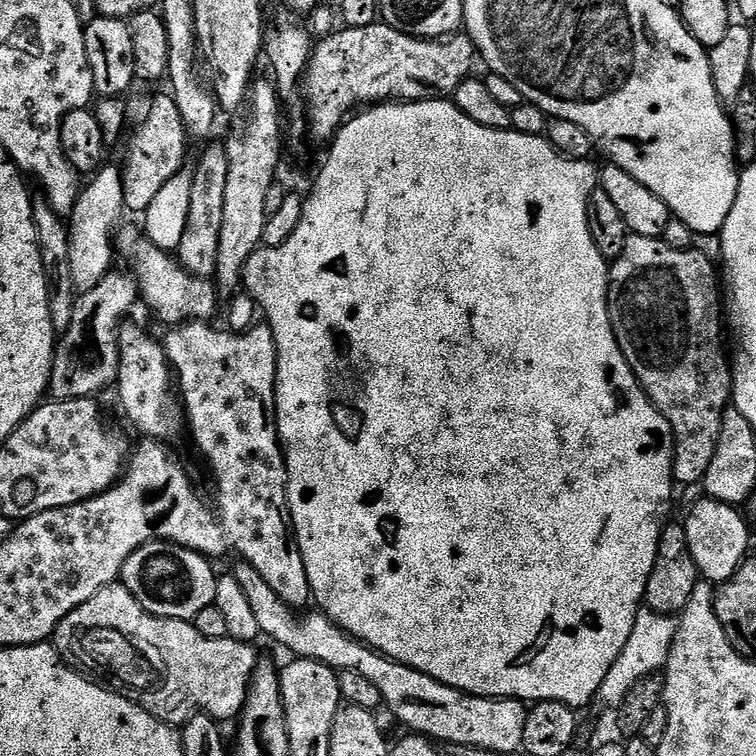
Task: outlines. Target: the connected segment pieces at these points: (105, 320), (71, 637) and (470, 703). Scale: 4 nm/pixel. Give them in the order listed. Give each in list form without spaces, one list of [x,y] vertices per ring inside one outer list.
[[[113,270],[108,273],[94,290],[83,293],[73,306],[73,320],[69,329],[63,332],[56,345],[56,356],[52,360],[52,381],[48,384],[48,392],[52,400],[87,400],[95,397],[95,392],[103,388],[111,389],[116,382],[118,362],[120,361],[120,326],[125,323],[132,303],[138,300],[138,289],[135,275]]]
[[[117,582],[106,586],[102,590],[98,590],[98,594],[94,594],[94,598],[90,598],[90,602],[86,602],[82,606],[78,606],[70,614],[66,614],[66,618],[62,618],[62,622],[56,627],[54,633],[54,647],[56,653],[59,654],[61,660],[75,672],[79,672],[101,686],[107,686],[111,691],[116,692],[120,696],[125,696],[127,700],[132,700],[138,706],[142,706],[154,718],[158,718],[164,724],[173,726],[182,726],[189,718],[197,714],[213,716],[217,722],[225,722],[224,720],[235,721],[240,713],[244,711],[244,703],[248,697],[248,687],[252,681],[252,675],[256,669],[258,653],[252,644],[243,644],[237,640],[218,638],[206,638],[202,634],[198,634],[195,623],[187,620],[167,620],[161,616],[151,616],[151,614],[140,605],[134,598],[134,594],[130,594],[130,590],[126,590],[124,585]]]
[[[243,562],[237,563],[234,575],[238,586],[242,586],[242,591],[246,594],[246,599],[250,601],[250,606],[254,609],[254,615],[258,621],[261,633],[265,637],[269,636],[272,640],[277,640],[284,648],[289,648],[293,657],[301,660],[317,660],[320,664],[325,664],[335,668],[340,672],[355,670],[358,674],[363,674],[369,682],[374,682],[378,686],[378,691],[382,693],[384,699],[383,707],[389,708],[402,723],[413,733],[427,736],[433,741],[449,744],[465,744],[471,748],[481,748],[482,750],[494,750],[497,754],[504,752],[519,753],[522,748],[522,730],[526,730],[526,718],[528,708],[519,700],[509,700],[507,698],[493,698],[491,696],[472,696],[468,692],[460,692],[452,687],[451,683],[435,680],[410,666],[400,664],[391,655],[382,656],[378,652],[372,651],[367,644],[361,640],[354,639],[349,632],[344,632],[319,610],[308,610],[301,614],[297,609],[291,608],[274,590],[270,590],[270,582],[254,570],[254,566]]]

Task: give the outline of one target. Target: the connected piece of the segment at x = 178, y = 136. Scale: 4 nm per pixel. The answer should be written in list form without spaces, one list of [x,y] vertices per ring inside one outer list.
[[[164,94],[160,96],[148,108],[148,117],[140,124],[140,129],[132,136],[132,141],[128,144],[128,157],[122,163],[122,171],[124,173],[124,207],[129,213],[136,212],[142,214],[150,206],[150,202],[154,202],[154,198],[158,194],[158,190],[162,190],[162,186],[166,186],[166,182],[170,182],[170,178],[174,178],[174,174],[178,174],[180,169],[185,167],[186,160],[184,155],[188,152],[188,144],[190,145],[190,137],[184,129],[182,122],[182,114],[178,114],[178,106],[172,101],[171,95]]]

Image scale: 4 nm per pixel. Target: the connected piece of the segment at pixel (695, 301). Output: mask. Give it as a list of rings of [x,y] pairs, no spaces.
[[[629,235],[624,242],[624,249],[617,260],[611,261],[608,274],[608,313],[612,329],[616,335],[618,346],[626,358],[632,373],[644,388],[644,392],[652,400],[653,406],[670,422],[672,431],[672,479],[677,485],[699,485],[704,479],[710,461],[714,459],[714,450],[718,450],[718,434],[722,430],[724,411],[730,407],[732,398],[732,366],[729,353],[724,353],[724,340],[726,344],[726,328],[722,323],[722,280],[718,275],[718,268],[711,264],[700,252],[691,252],[690,249],[675,248],[667,244],[667,239],[642,238]]]

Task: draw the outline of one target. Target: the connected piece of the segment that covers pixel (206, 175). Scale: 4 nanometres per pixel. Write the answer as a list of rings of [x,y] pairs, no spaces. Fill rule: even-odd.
[[[209,143],[200,161],[194,164],[195,176],[193,189],[190,190],[189,217],[185,233],[176,251],[176,258],[183,268],[195,277],[209,279],[216,273],[218,241],[221,238],[223,203],[226,192],[226,175],[230,170],[228,150],[223,143]]]

